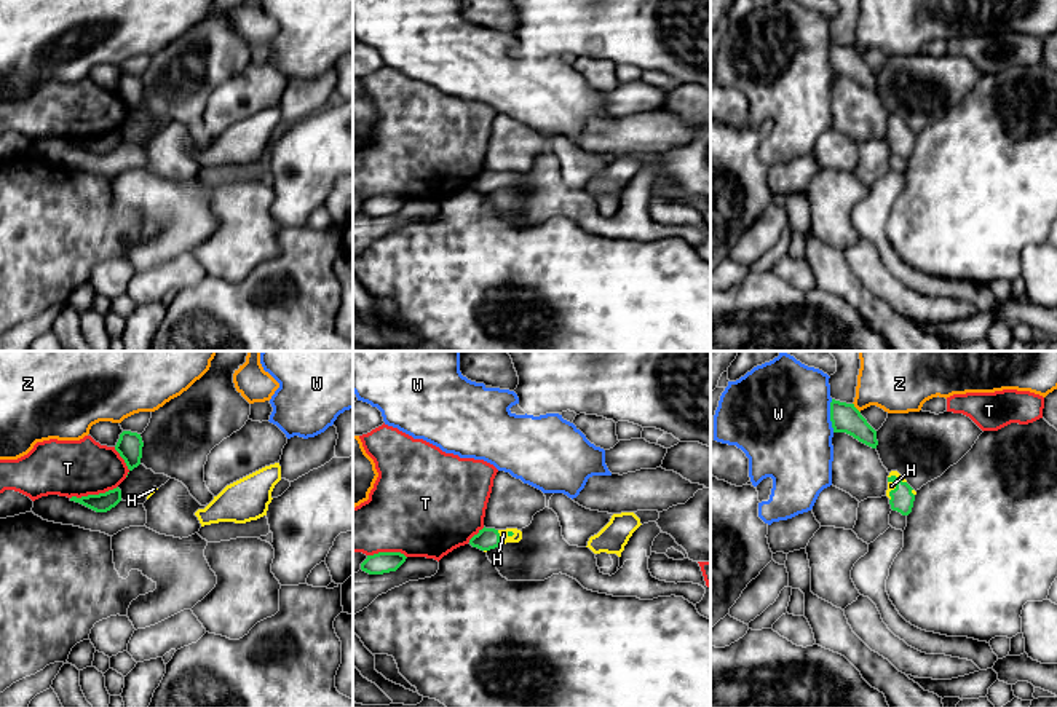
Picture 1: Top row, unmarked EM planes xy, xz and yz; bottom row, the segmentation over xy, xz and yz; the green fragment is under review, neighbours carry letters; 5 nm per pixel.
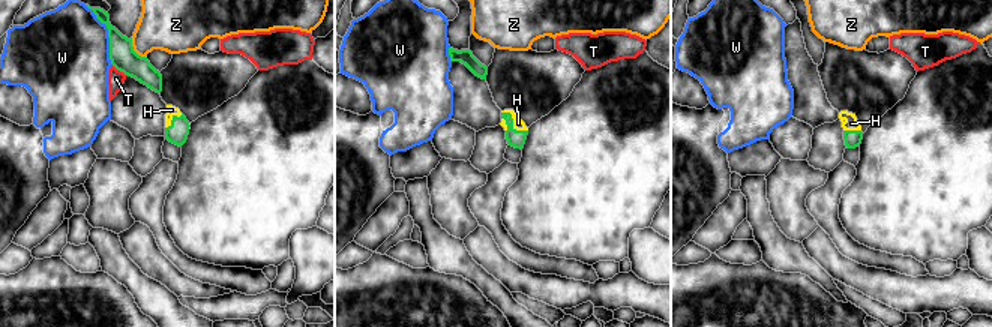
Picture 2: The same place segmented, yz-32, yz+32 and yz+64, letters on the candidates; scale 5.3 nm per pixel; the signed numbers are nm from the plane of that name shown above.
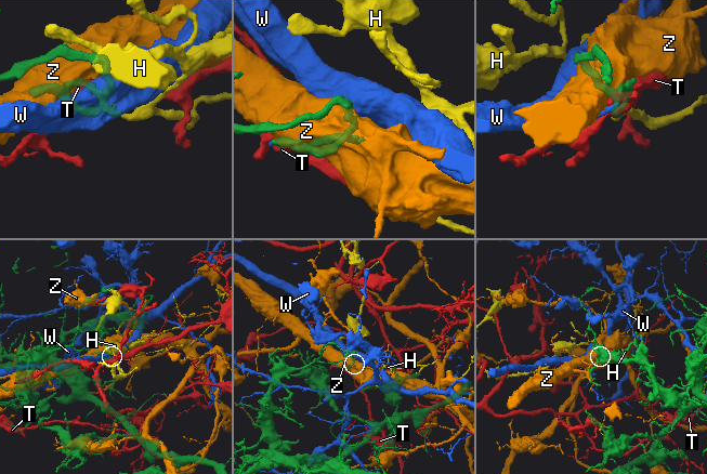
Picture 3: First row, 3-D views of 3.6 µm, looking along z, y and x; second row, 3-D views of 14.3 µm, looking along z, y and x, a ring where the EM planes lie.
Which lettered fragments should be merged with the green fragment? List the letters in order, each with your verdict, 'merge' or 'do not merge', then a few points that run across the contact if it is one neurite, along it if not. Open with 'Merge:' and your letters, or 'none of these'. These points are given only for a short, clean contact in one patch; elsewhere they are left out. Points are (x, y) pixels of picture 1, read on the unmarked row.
Merge: H
H: merge; line xz (487, 181), (498, 181), (503, 176)
T: do not merge
W: do not merge
Z: do not merge

